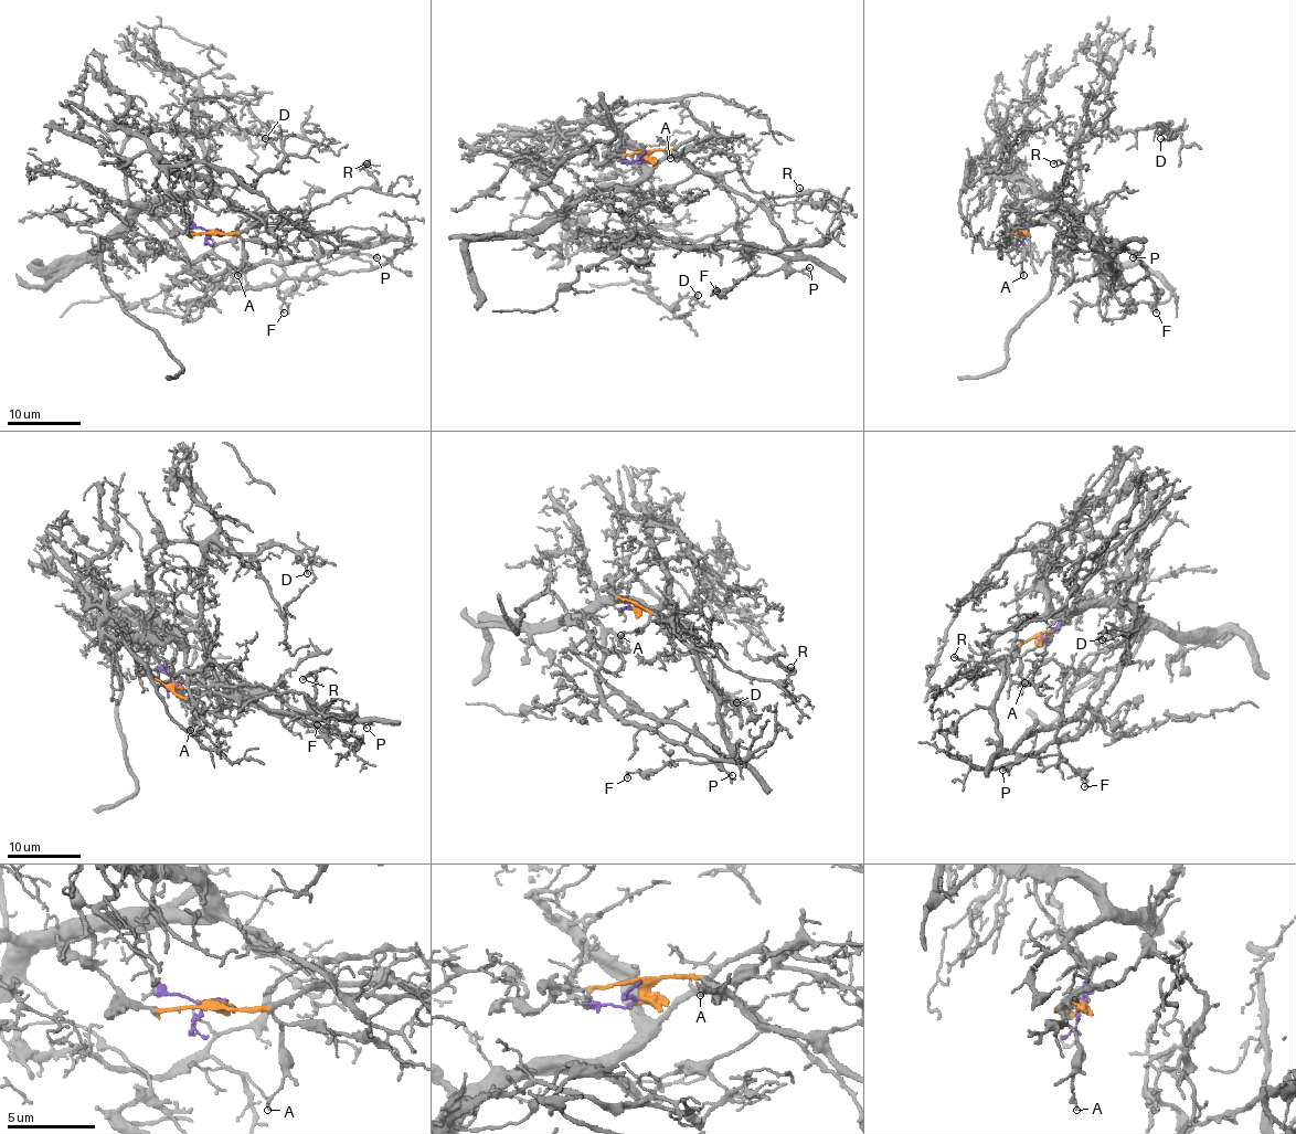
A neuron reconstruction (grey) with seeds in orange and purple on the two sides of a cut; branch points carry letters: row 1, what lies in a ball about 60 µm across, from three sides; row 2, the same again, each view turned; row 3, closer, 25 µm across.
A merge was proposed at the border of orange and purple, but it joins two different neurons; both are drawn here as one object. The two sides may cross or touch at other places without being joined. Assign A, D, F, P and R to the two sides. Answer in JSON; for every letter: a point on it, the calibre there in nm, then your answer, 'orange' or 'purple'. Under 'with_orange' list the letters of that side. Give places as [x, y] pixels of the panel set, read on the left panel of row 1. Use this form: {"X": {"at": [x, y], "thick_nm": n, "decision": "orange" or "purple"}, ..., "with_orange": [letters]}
{"A": {"at": [237, 275], "thick_nm": 190, "decision": "orange"}, "D": {"at": [265, 138], "thick_nm": 100, "decision": "purple"}, "F": {"at": [284, 313], "thick_nm": 180, "decision": "orange"}, "P": {"at": [376, 257], "thick_nm": 90, "decision": "orange"}, "R": {"at": [367, 163], "thick_nm": 90, "decision": "purple"}, "with_orange": ["A", "F", "P"]}

